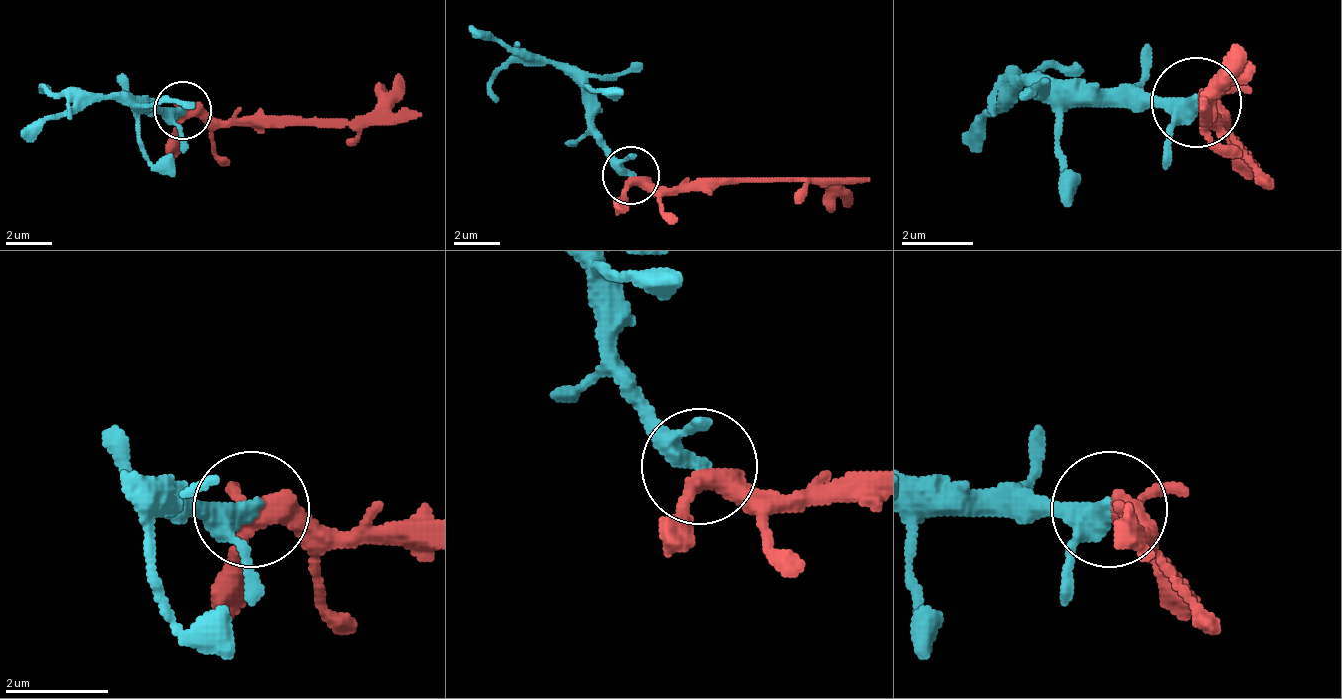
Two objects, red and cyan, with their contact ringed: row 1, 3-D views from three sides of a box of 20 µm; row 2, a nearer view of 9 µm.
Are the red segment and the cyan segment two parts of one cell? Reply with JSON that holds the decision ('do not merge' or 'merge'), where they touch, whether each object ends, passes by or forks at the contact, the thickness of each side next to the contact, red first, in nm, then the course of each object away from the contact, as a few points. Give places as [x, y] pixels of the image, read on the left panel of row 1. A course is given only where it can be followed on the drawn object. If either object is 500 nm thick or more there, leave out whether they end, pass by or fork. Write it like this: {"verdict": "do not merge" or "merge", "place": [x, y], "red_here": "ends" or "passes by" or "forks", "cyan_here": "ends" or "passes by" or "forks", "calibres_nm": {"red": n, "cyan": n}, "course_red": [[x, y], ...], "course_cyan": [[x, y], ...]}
{"verdict": "merge", "place": [183, 110], "red_here": "forks", "cyan_here": "passes by", "calibres_nm": {"red": 320, "cyan": 300}, "course_red": [[184, 112], [219, 123], [363, 117], [397, 71]], "course_cyan": [[184, 112], [144, 112], [115, 100], [80, 100], [23, 135]]}

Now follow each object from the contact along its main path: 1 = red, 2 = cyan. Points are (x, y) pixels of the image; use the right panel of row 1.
1: (1203, 104), (1212, 122), (1203, 113), (1239, 41)
2: (1194, 104), (1077, 104), (1032, 86), (1023, 86), (960, 140)

